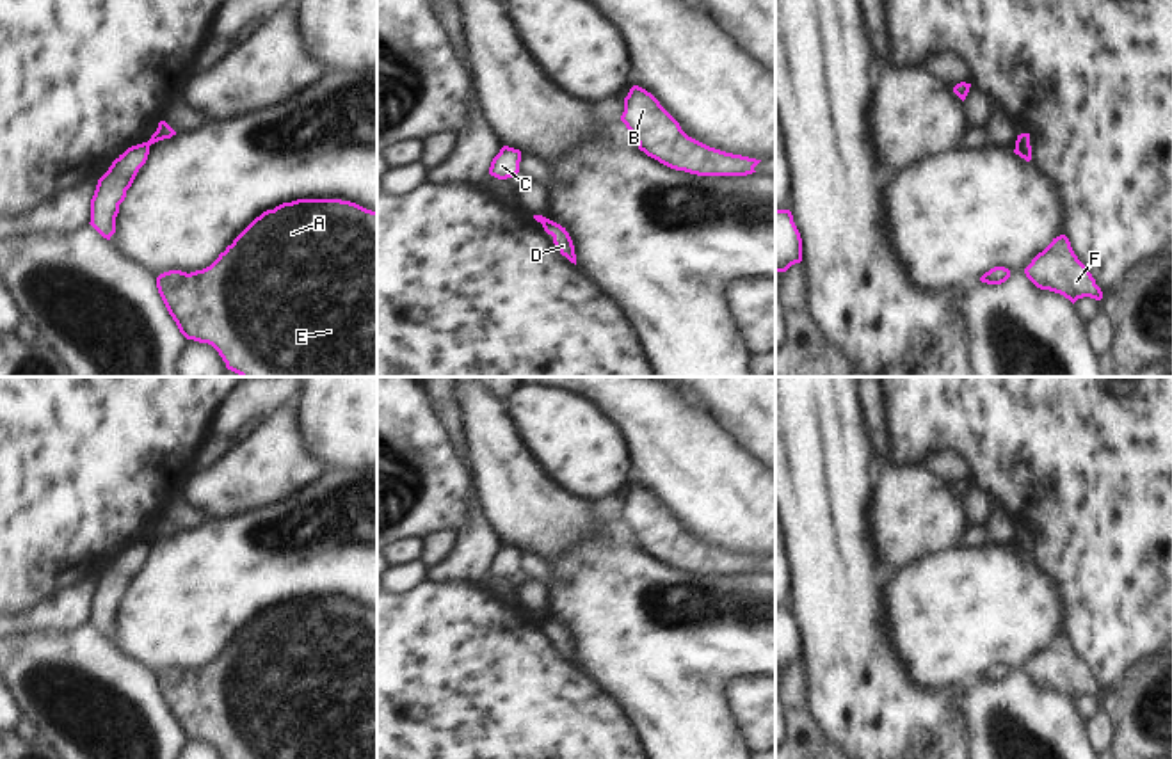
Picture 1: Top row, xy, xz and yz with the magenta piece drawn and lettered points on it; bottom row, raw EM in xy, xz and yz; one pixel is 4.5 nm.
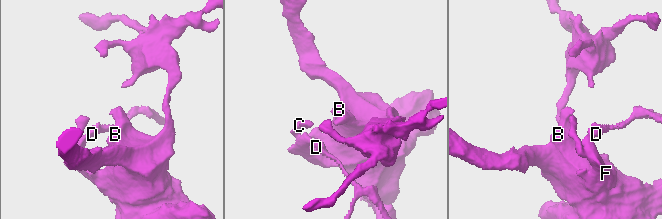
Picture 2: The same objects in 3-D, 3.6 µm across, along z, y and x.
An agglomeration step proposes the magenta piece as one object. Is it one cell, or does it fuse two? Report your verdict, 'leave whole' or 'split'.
split

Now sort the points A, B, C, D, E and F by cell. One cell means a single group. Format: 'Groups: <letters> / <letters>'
Groups: A B C E F / D.

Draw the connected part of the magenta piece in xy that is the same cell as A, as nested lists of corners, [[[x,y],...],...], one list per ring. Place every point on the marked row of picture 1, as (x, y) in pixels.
[[[297,199],[256,217],[224,252],[196,272],[169,270],[157,277],[158,293],[187,340],[212,345],[240,377],[377,377],[377,212],[341,199]]]

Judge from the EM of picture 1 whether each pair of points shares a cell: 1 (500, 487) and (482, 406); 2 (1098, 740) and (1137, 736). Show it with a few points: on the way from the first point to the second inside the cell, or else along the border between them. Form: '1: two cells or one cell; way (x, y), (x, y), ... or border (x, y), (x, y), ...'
1: one cell; way (500, 468), (488, 425)
2: two cells; border (1101, 706), (1112, 724), (1114, 740)

